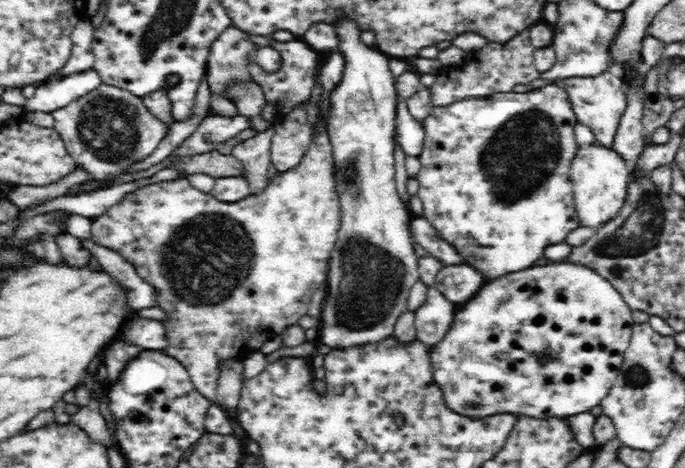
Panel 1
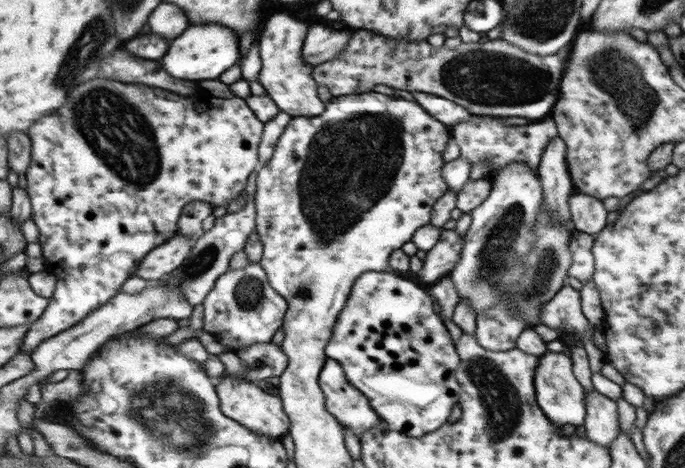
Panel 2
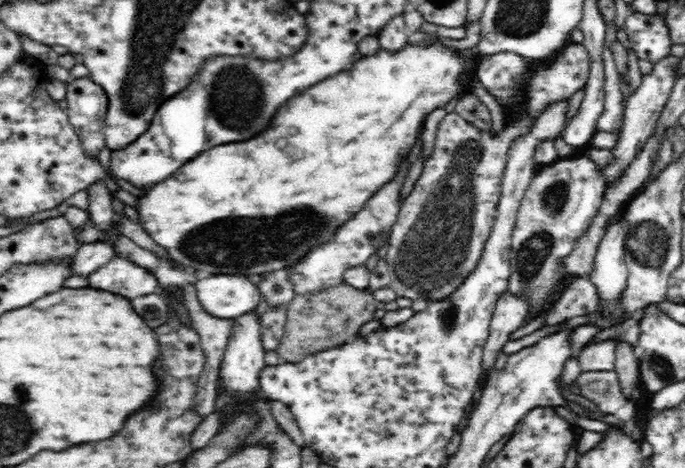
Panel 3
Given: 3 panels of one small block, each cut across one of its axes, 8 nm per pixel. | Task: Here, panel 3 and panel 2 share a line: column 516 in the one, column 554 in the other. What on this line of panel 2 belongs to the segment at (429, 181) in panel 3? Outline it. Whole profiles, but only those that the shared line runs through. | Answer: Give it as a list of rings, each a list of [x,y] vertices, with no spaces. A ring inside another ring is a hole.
[[[549,115],[523,126],[502,122],[502,119],[499,118],[489,119],[489,116],[471,116],[469,118],[452,127],[451,138],[458,144],[459,157],[464,158],[469,166],[479,161],[486,161],[489,164],[485,178],[490,185],[509,164],[525,163],[530,166],[529,170],[537,175],[543,150],[558,135],[558,132],[555,132],[556,123]]]

